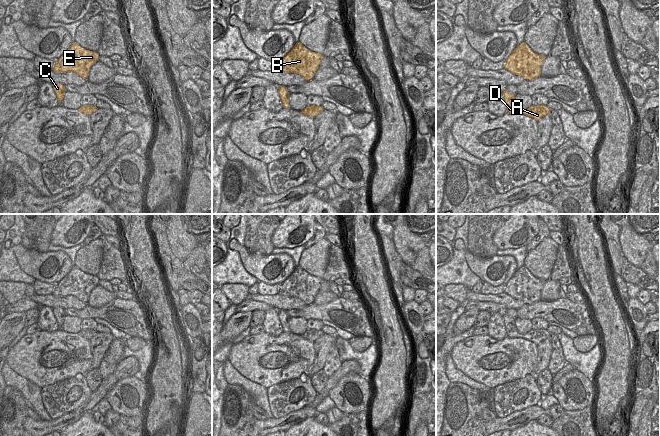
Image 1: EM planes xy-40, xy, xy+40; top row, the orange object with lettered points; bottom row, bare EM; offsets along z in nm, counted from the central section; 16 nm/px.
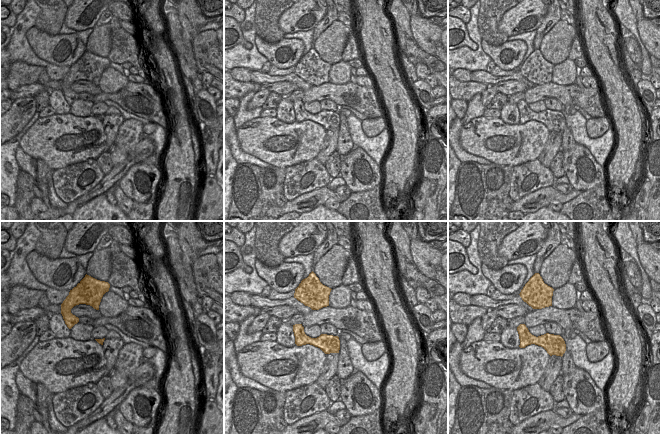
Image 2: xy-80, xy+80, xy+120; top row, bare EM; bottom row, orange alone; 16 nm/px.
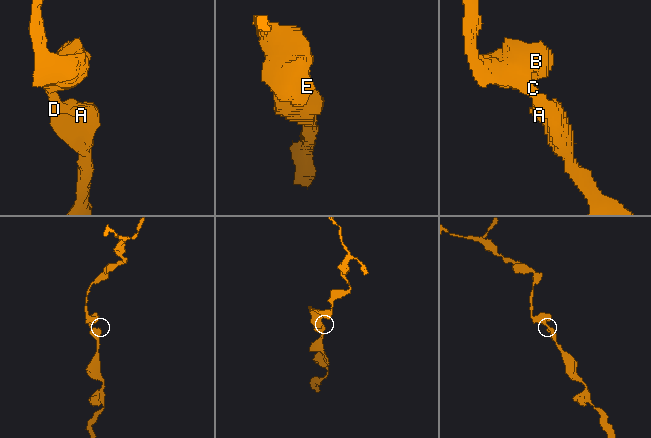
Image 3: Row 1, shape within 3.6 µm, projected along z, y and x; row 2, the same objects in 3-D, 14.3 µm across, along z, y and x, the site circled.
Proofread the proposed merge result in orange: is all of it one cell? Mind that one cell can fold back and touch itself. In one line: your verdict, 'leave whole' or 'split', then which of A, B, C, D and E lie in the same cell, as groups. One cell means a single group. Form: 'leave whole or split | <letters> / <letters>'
leave whole | A B C D E

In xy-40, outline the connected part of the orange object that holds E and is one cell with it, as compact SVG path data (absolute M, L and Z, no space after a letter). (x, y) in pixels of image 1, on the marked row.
M76 42L56 61L52 71L56 73L74 72L88 79L90 68L99 60L99 54L86 50Z

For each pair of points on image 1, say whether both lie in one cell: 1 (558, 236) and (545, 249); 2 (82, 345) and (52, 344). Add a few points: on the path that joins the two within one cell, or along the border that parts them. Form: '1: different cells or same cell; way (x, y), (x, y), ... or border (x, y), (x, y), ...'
1: different cells; border (549, 236), (558, 245)
2: same cell; way (75, 346), (59, 346)

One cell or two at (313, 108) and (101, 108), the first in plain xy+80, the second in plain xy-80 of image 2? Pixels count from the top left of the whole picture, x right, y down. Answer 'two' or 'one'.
two

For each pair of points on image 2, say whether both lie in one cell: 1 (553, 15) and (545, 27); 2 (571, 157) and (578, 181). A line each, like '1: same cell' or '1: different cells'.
1: same cell
2: same cell

